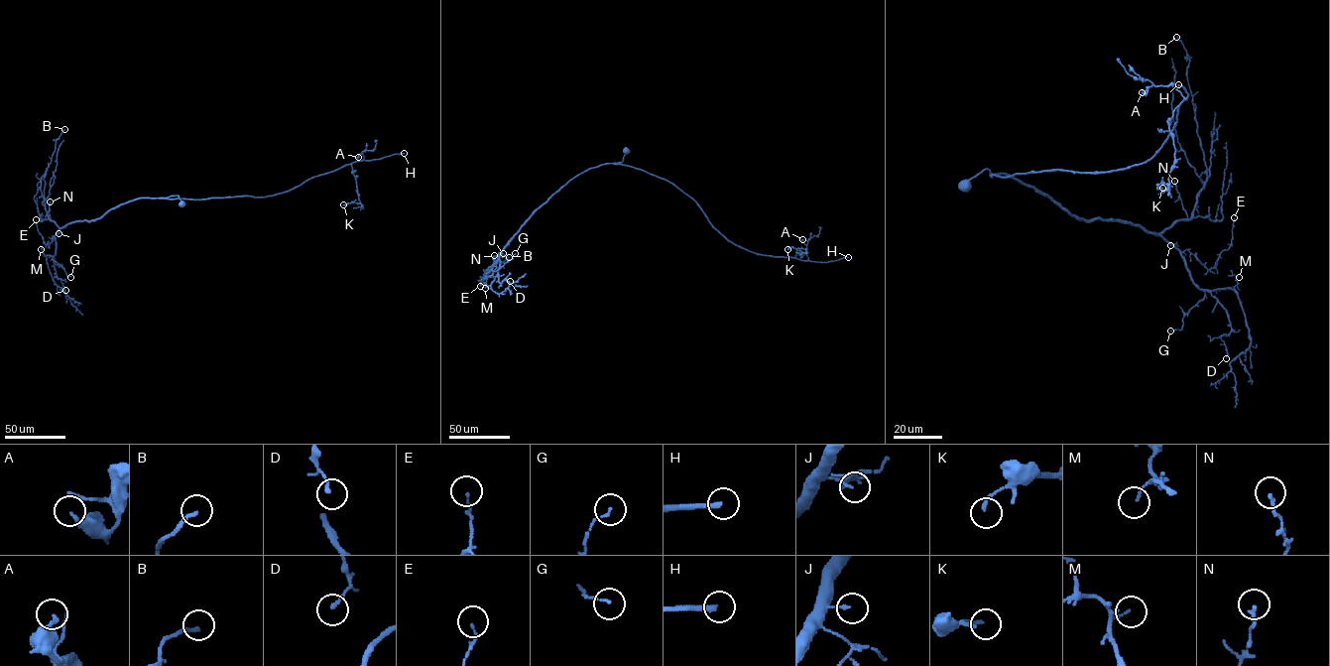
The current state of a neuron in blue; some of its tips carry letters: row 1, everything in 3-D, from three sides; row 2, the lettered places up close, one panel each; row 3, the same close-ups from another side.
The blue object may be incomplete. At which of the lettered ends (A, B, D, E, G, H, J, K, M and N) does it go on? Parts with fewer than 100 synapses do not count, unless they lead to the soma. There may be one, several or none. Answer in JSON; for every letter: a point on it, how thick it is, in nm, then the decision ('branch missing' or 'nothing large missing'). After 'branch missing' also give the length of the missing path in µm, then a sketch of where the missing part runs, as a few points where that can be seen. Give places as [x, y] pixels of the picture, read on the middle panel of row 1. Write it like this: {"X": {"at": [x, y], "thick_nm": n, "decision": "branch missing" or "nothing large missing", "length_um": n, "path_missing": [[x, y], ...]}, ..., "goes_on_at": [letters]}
{"A": {"at": [802, 239], "thick_nm": 240, "decision": "nothing large missing"}, "B": {"at": [509, 257], "thick_nm": 170, "decision": "nothing large missing"}, "D": {"at": [510, 281], "thick_nm": 150, "decision": "nothing large missing"}, "E": {"at": [480, 286], "thick_nm": 100, "decision": "nothing large missing"}, "G": {"at": [515, 253], "thick_nm": 80, "decision": "nothing large missing"}, "H": {"at": [848, 257], "thick_nm": 280, "decision": "branch missing", "length_um": 110}, "J": {"at": [503, 253], "thick_nm": 110, "decision": "nothing large missing"}, "K": {"at": [787, 249], "thick_nm": 160, "decision": "nothing large missing"}, "M": {"at": [485, 288], "thick_nm": 90, "decision": "nothing large missing"}, "N": {"at": [494, 255], "thick_nm": 140, "decision": "nothing large missing"}, "goes_on_at": ["H"]}

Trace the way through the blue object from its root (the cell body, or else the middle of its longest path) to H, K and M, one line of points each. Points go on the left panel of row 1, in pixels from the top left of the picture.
H: (181, 203), (179, 196), (167, 198), (272, 196), (355, 162), (404, 153)
K: (181, 203), (179, 196), (167, 198), (272, 196), (350, 164), (360, 202), (343, 204)
M: (181, 203), (179, 196), (131, 200), (99, 218), (76, 220), (60, 228), (55, 235), (53, 256), (41, 249)

